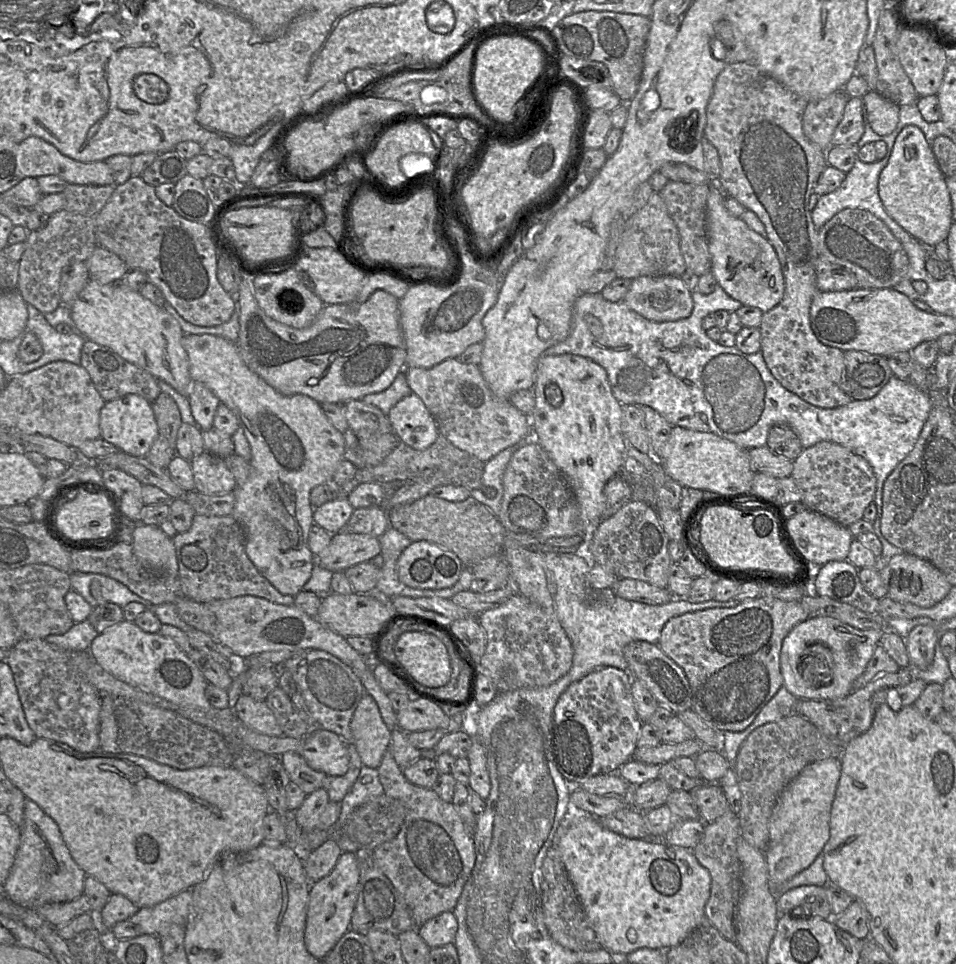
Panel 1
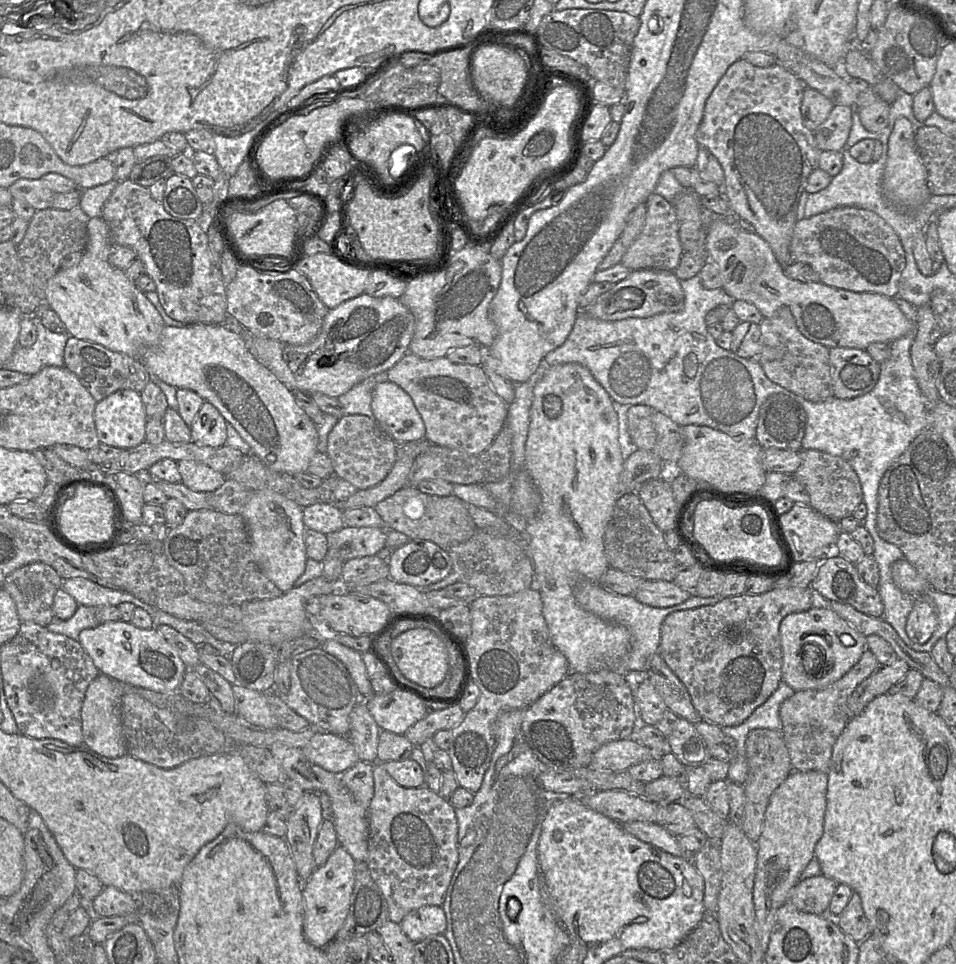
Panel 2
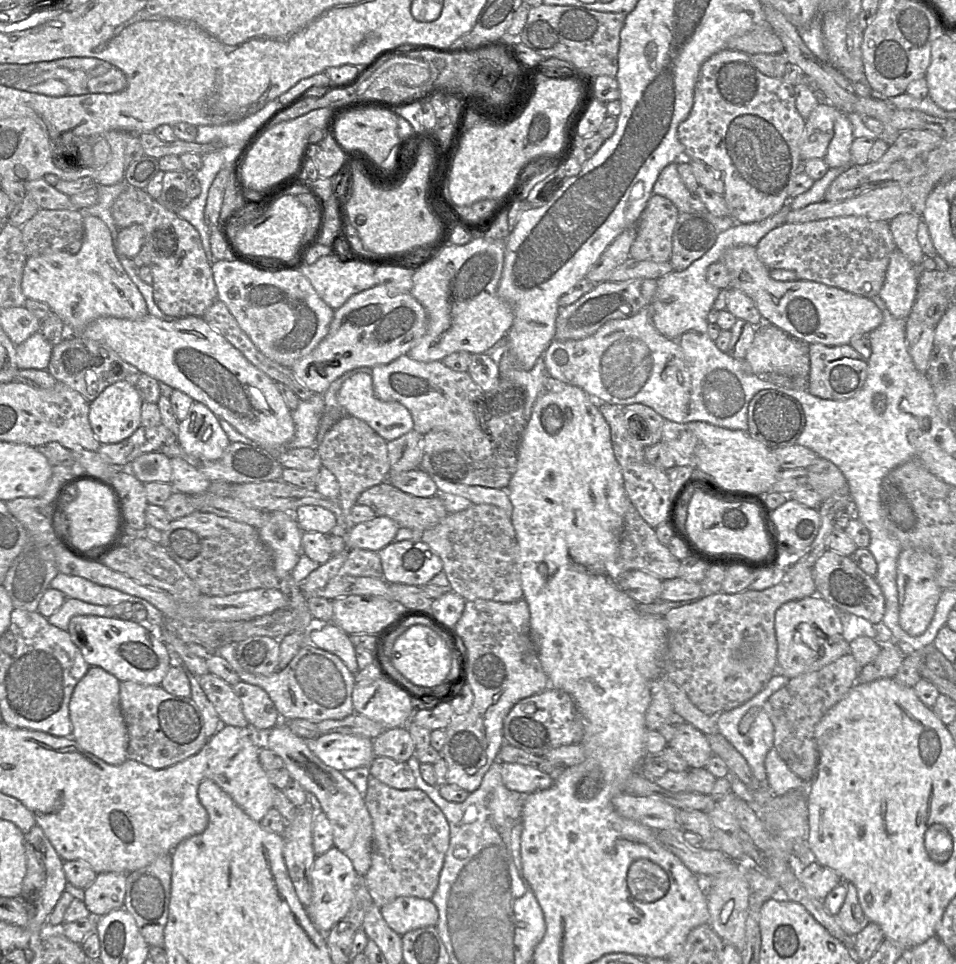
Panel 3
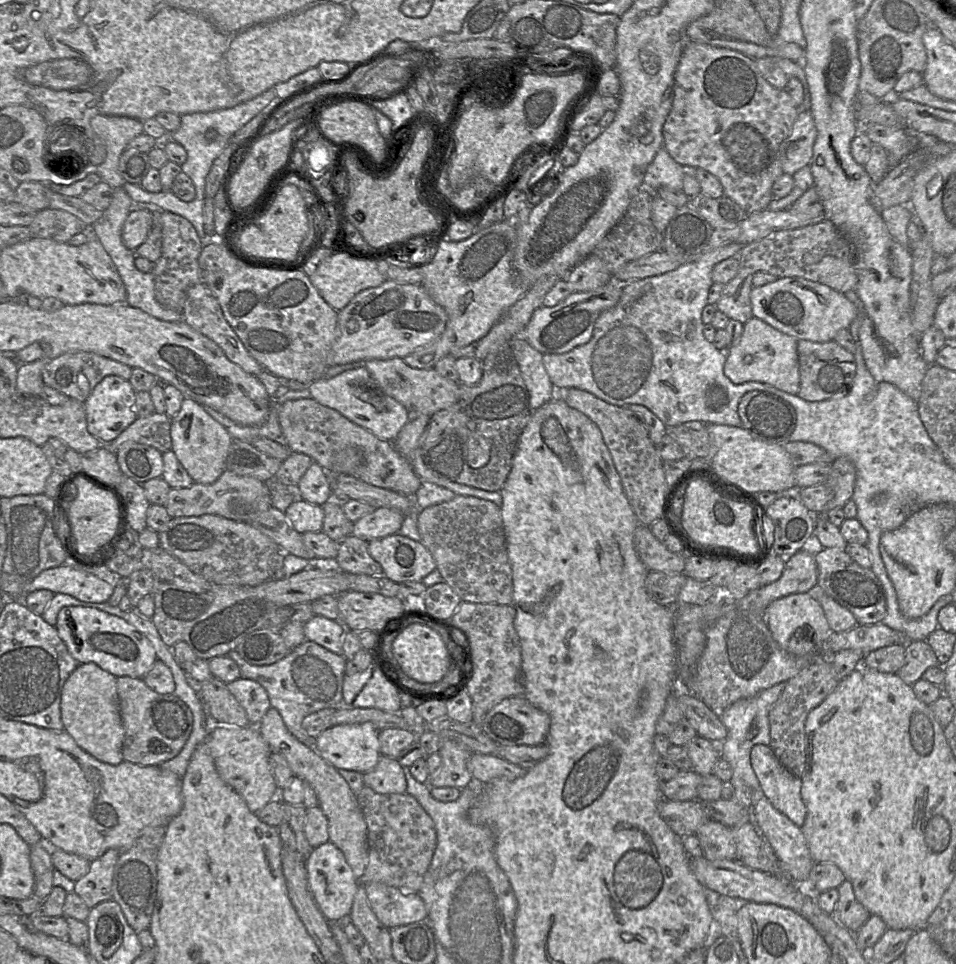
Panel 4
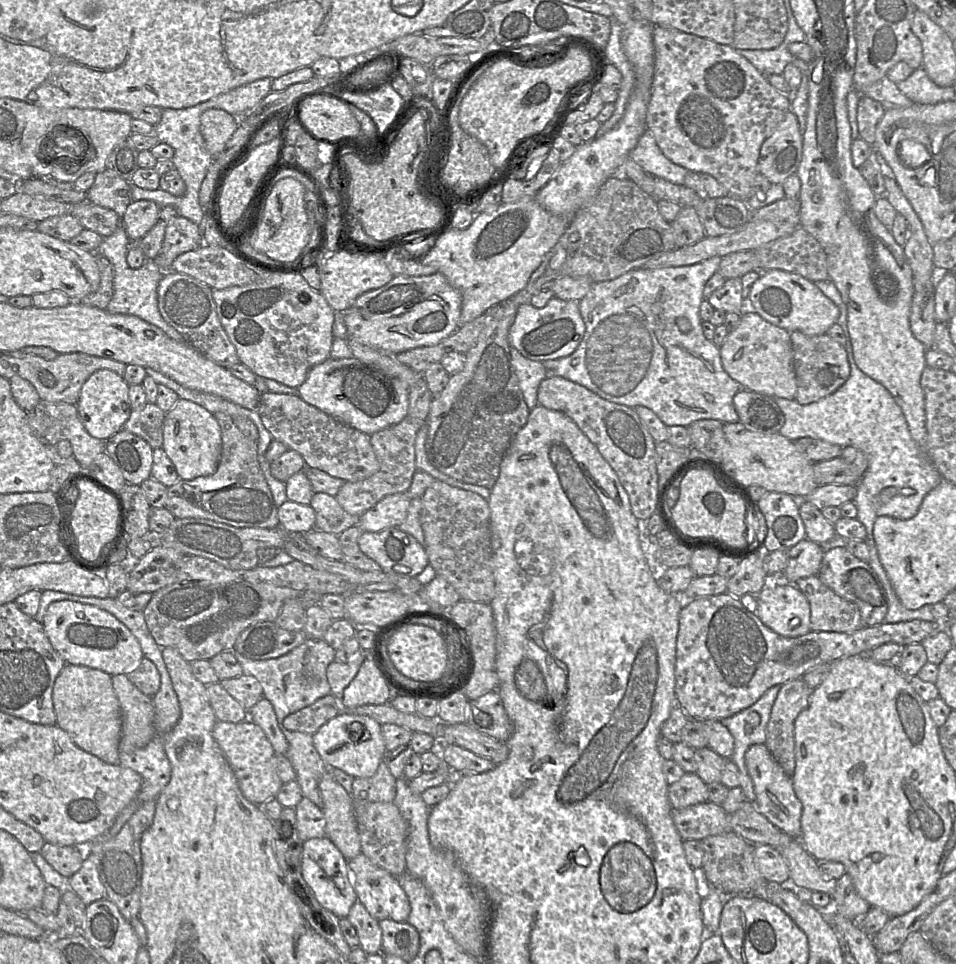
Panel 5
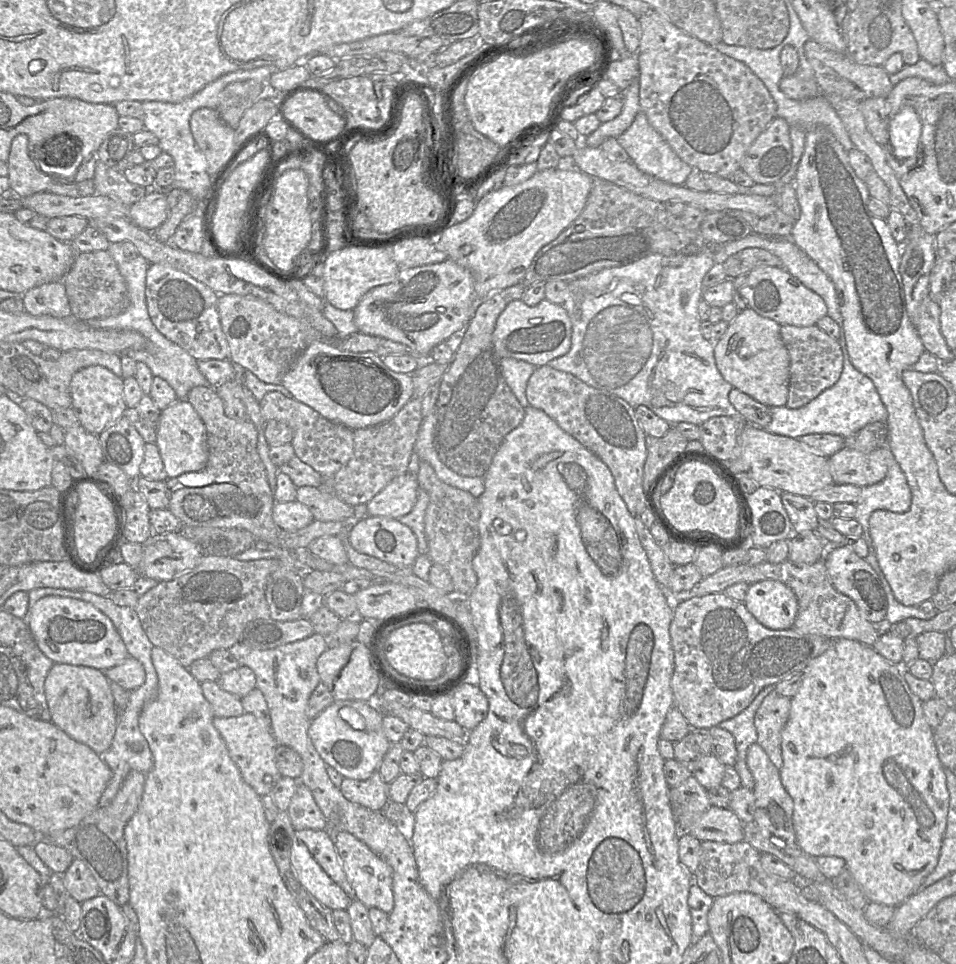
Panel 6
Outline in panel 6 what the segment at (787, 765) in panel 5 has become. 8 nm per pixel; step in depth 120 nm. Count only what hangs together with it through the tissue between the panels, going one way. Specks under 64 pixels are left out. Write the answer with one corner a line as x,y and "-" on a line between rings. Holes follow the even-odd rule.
772,691
762,701
754,717
757,742
767,753
773,764
780,769
783,765
781,732
789,718
791,698

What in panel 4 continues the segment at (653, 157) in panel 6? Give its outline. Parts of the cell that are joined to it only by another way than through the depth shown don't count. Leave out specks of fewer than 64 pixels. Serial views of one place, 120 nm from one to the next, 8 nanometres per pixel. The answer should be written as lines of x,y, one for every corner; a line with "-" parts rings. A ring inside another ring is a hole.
663,147
660,148
645,171
644,187
651,191
660,188
682,191
683,166
677,163

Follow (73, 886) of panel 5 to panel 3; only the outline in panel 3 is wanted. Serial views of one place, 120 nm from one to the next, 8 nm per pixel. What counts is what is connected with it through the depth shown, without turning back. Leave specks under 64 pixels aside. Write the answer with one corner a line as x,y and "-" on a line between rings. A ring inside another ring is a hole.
103,872
84,890
84,904
96,915
105,915
123,907
126,890
126,874

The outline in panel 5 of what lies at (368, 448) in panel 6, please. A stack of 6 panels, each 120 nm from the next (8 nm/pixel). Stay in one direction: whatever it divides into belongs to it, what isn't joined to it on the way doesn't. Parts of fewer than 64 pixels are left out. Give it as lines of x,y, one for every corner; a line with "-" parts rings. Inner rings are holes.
407,415
399,423
370,435
370,442
380,468
378,472
369,478
356,482
346,481
340,488
335,498
346,512
361,516
385,496
408,492
413,475
417,470
415,463
415,440
419,429
424,423
424,421

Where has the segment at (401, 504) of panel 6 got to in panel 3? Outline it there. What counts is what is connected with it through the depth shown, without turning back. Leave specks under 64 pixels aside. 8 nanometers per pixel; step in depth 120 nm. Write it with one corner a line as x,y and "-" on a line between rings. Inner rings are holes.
376,516
354,524
347,532
347,548
379,552
393,542
398,529
398,524
387,516

